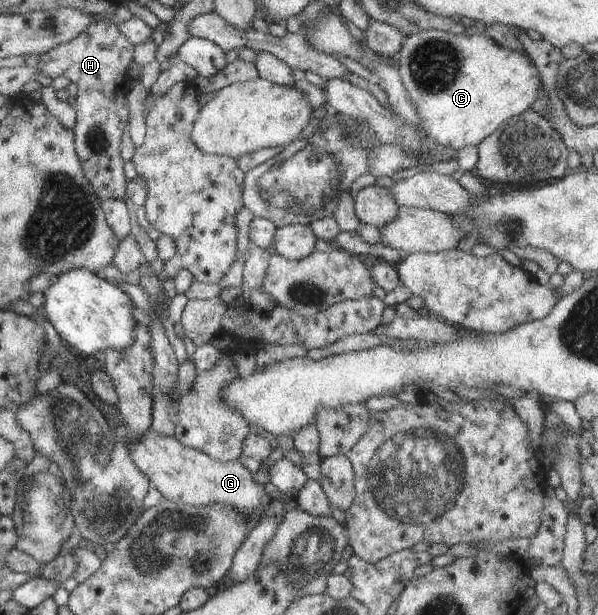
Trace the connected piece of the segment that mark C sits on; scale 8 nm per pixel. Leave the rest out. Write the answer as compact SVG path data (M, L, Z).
M424 30L424 32L418 32L417 34L403 38L402 48L398 54L398 73L402 80L404 90L406 90L406 96L410 100L410 104L414 104L414 108L418 110L420 126L425 130L427 136L440 146L458 150L470 145L478 147L482 143L482 140L491 136L502 124L509 122L510 118L514 118L514 116L518 116L518 114L529 110L532 104L536 103L538 92L540 91L541 79L537 68L534 67L533 62L528 60L528 58L528 56L524 56L524 54L516 52L516 50L499 46L494 40L491 40L489 37L486 38L486 36L482 36L479 33L474 34L474 36L466 36L466 34L456 36L454 33L440 30Z

